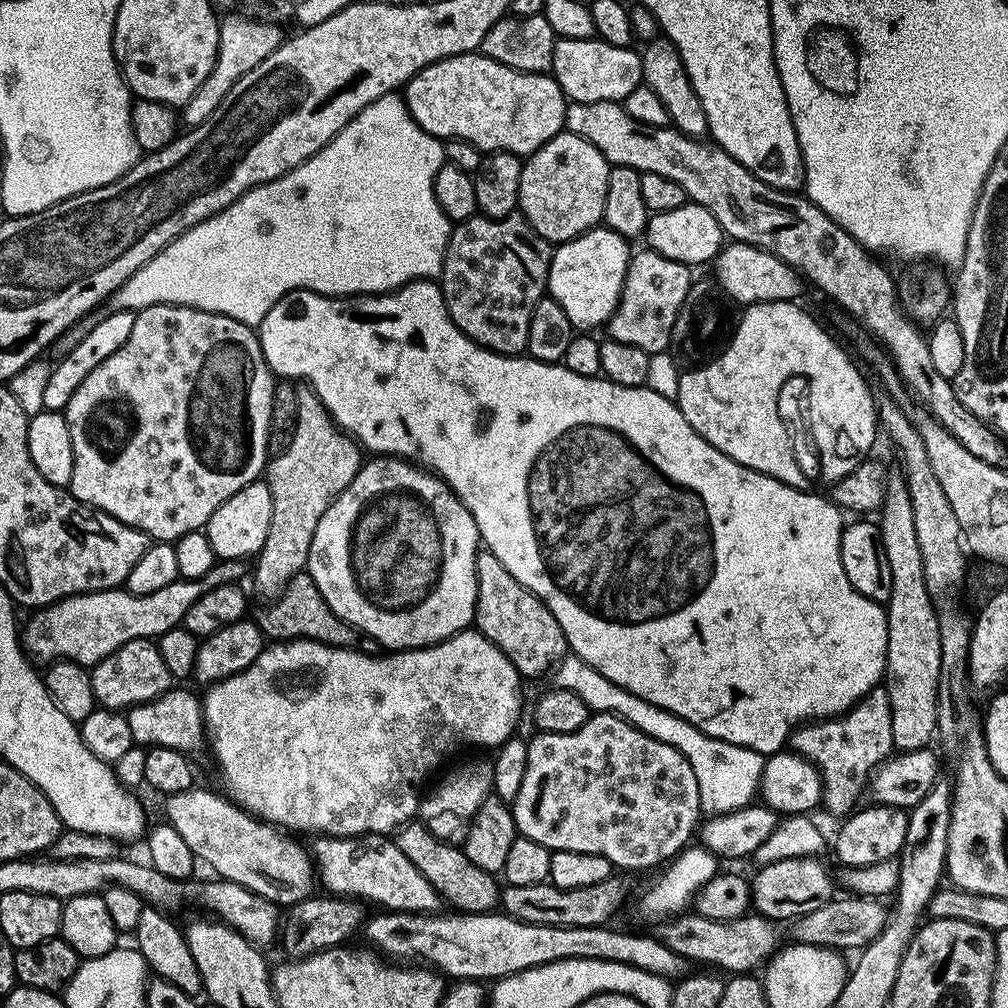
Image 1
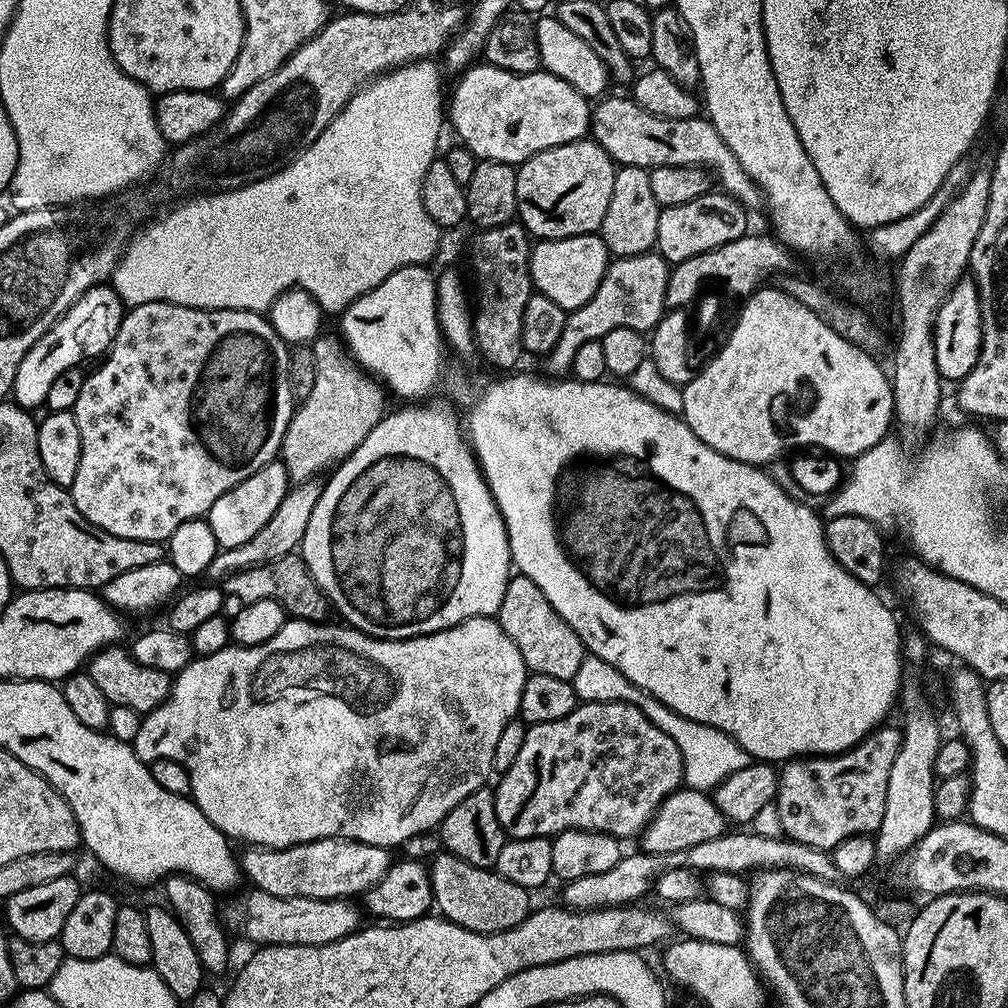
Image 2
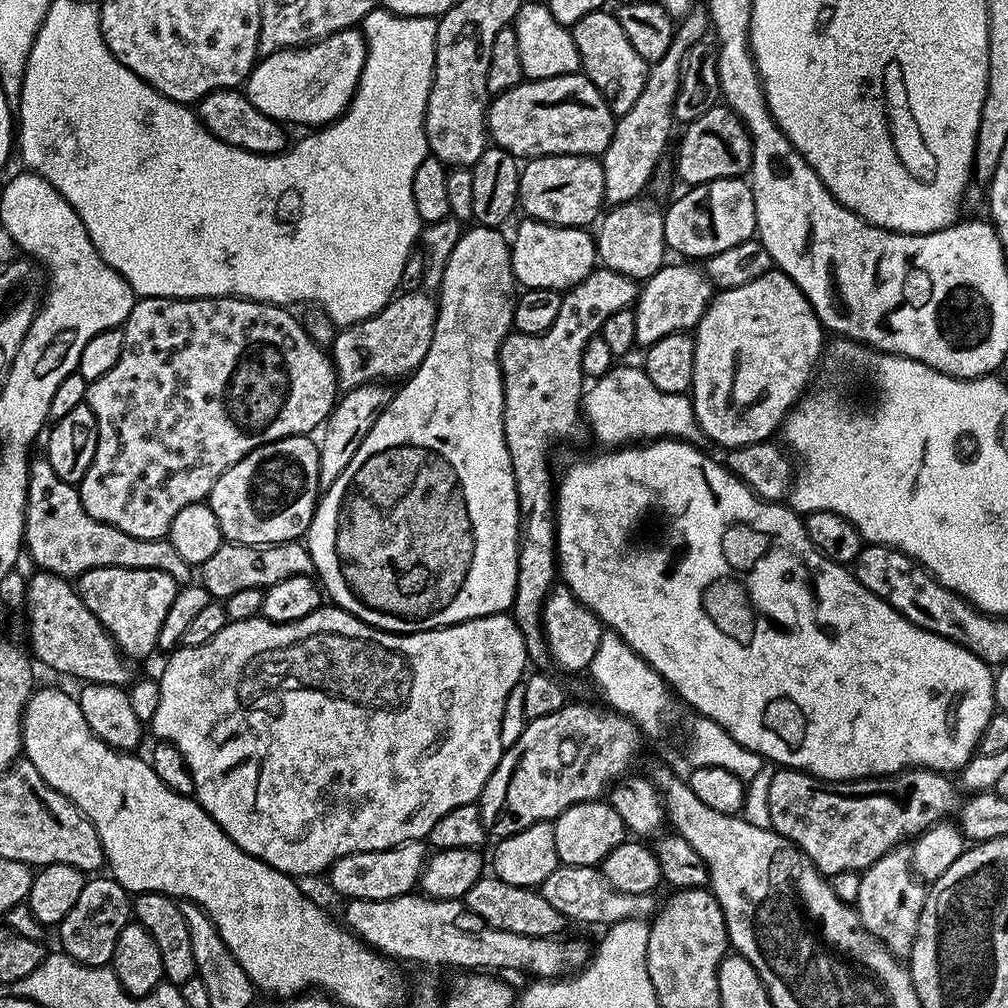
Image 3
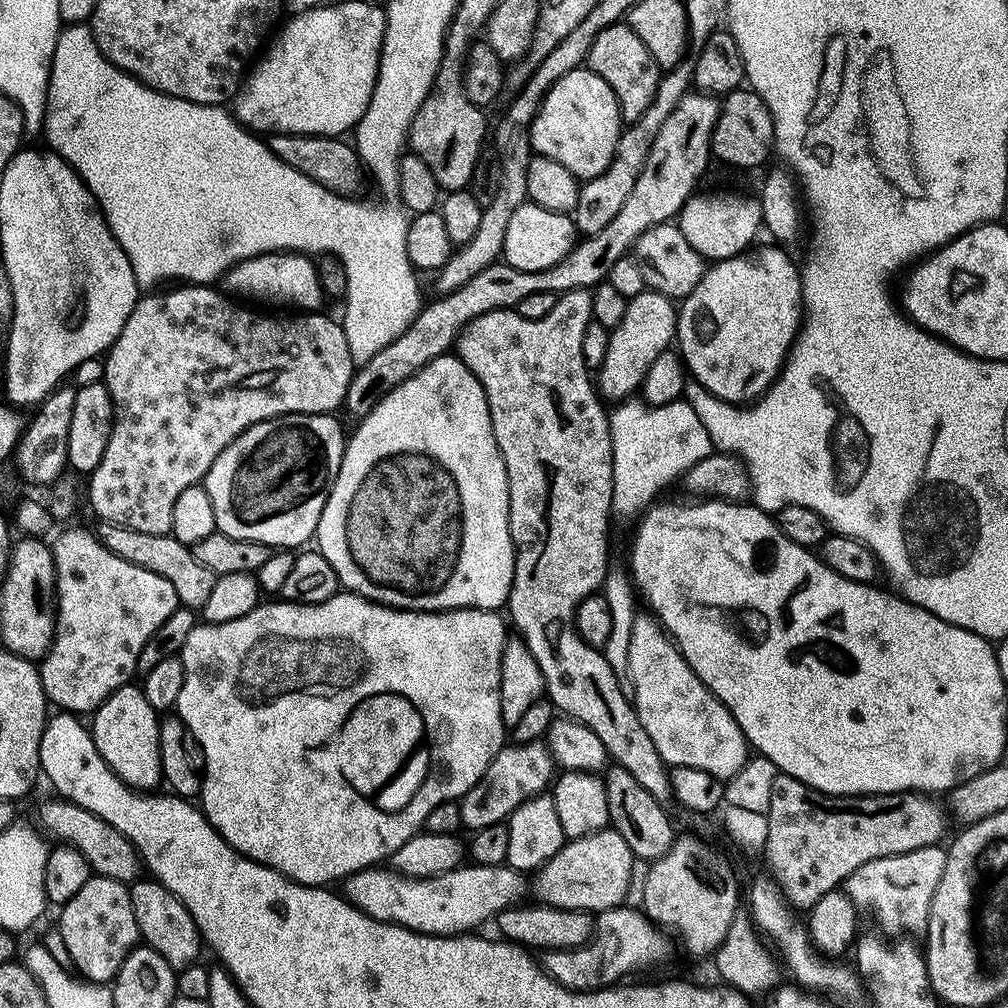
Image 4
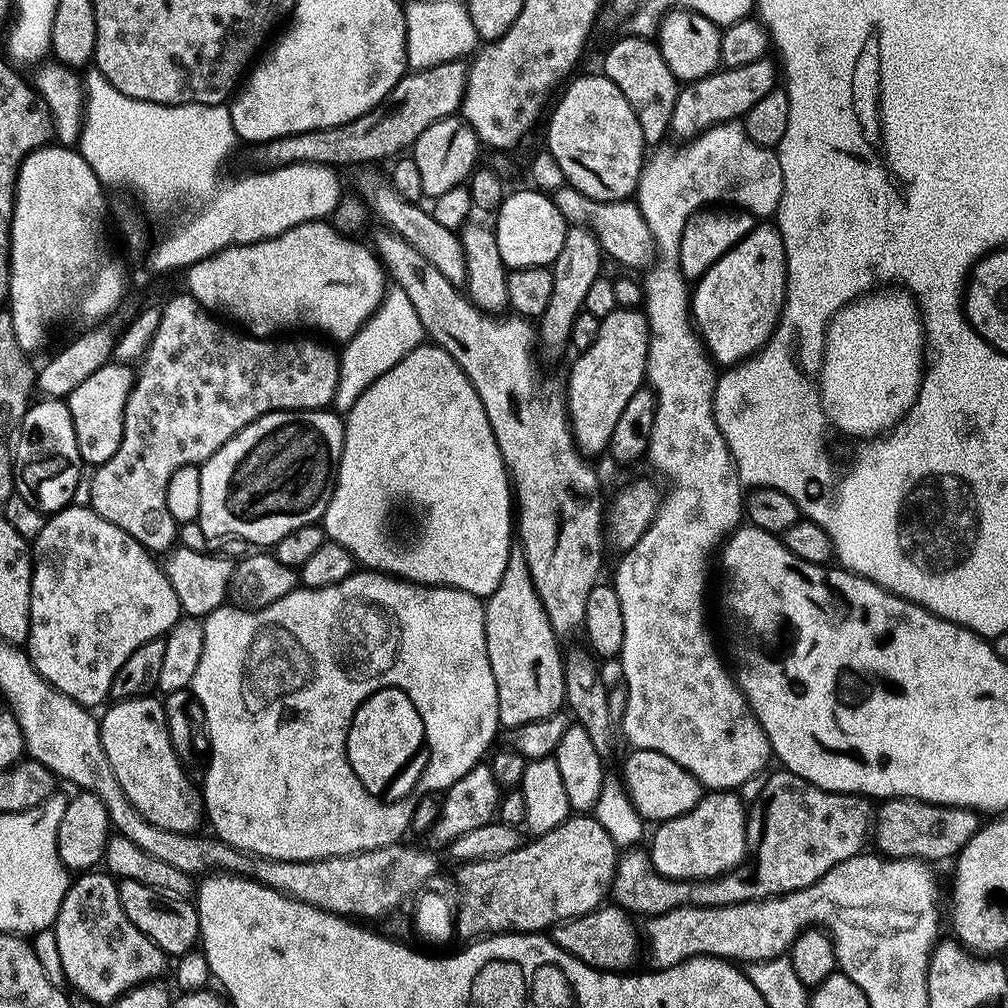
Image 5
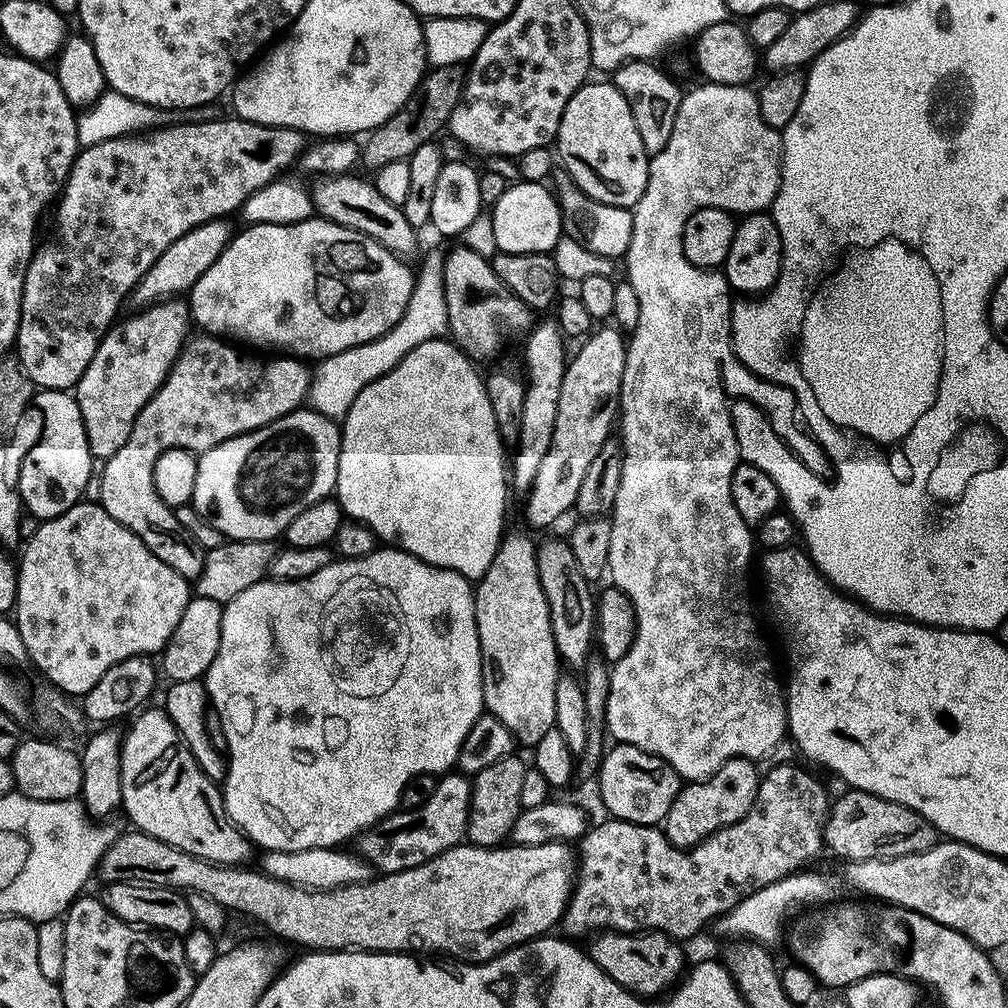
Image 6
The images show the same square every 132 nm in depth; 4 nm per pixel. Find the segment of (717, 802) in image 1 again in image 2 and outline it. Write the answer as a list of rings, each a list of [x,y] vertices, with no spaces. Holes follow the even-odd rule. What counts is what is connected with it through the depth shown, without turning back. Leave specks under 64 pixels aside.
[[[585,655],[582,666],[578,666],[578,674],[574,674],[572,685],[581,701],[617,700],[632,704],[638,710],[642,710],[642,714],[646,714],[646,718],[650,718],[650,722],[654,722],[658,730],[666,730],[666,734],[670,734],[670,738],[678,742],[678,750],[682,750],[684,784],[696,792],[711,793],[712,789],[718,787],[726,778],[730,778],[734,770],[742,770],[750,762],[748,753],[741,750],[734,738],[730,738],[714,726],[706,726],[702,722],[694,722],[690,718],[678,715],[674,709],[655,700],[649,692],[642,691],[637,684],[630,682],[617,668],[610,666],[610,662],[602,658]]]

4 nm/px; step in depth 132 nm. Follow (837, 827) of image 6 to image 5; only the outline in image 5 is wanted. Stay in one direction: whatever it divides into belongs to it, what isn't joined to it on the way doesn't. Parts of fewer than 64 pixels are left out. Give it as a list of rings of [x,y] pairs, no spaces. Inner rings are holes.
[[[888,798],[874,812],[875,851],[893,860],[922,860],[937,862],[959,856],[960,851],[974,838],[982,826],[982,816],[971,808],[951,808],[945,804],[931,804],[925,800]]]

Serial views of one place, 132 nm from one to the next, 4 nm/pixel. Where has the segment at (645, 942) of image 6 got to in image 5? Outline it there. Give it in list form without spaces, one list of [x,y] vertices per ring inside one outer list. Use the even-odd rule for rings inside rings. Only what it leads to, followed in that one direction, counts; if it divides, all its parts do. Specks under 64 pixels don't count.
[[[608,902],[592,912],[575,916],[573,920],[566,920],[551,929],[550,939],[559,948],[566,950],[574,958],[592,968],[599,968],[602,972],[623,973],[636,960],[636,955],[642,952],[642,936],[632,925],[633,917],[625,909],[615,903]]]

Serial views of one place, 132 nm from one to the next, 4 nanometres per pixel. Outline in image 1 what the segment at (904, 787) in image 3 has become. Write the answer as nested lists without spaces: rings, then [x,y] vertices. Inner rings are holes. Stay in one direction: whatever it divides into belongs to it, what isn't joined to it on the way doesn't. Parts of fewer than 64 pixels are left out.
[[[877,686],[868,695],[863,696],[849,712],[844,712],[840,716],[833,716],[826,720],[804,722],[793,728],[791,736],[788,737],[787,747],[795,752],[797,756],[801,756],[803,760],[810,761],[820,772],[820,781],[824,783],[824,795],[822,797],[823,811],[826,810],[832,816],[844,818],[861,803],[861,801],[859,802],[860,795],[863,792],[865,795],[873,772],[889,756],[893,755],[893,742],[890,698],[887,696],[887,690],[884,686]]]

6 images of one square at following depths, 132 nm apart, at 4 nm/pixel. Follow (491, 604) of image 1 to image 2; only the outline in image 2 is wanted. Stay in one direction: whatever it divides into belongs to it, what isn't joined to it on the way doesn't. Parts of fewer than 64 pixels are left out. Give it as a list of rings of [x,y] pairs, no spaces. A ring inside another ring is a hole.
[[[516,574],[509,579],[498,619],[510,642],[518,646],[518,654],[522,654],[529,673],[550,674],[550,678],[570,681],[578,674],[578,666],[582,666],[586,655],[585,646],[530,578]]]

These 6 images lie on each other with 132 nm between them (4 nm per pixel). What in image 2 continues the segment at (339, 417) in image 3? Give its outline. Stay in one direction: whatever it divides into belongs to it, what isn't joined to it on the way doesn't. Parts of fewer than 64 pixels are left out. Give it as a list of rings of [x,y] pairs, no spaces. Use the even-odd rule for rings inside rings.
[[[313,478],[297,483],[282,498],[278,510],[274,510],[274,518],[250,538],[250,542],[242,542],[242,546],[220,548],[214,562],[210,562],[206,576],[212,582],[222,582],[230,574],[238,570],[246,570],[250,566],[258,566],[266,562],[274,562],[283,556],[293,555],[303,545],[306,526],[310,522],[310,514],[314,514],[314,506],[320,497],[322,484],[319,479]]]

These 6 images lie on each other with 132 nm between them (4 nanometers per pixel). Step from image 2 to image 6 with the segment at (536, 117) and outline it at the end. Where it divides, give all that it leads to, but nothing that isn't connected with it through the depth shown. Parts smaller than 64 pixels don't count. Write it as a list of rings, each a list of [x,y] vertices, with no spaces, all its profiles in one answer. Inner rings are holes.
[[[585,82],[576,89],[576,93],[570,98],[566,110],[560,119],[560,125],[556,131],[554,148],[561,156],[568,159],[572,168],[580,168],[585,164],[594,175],[600,179],[600,184],[609,192],[611,199],[620,206],[635,206],[638,198],[648,185],[648,161],[650,153],[642,142],[642,134],[636,125],[636,119],[632,113],[632,106],[628,103],[623,91],[617,88],[615,83],[592,84]]]

